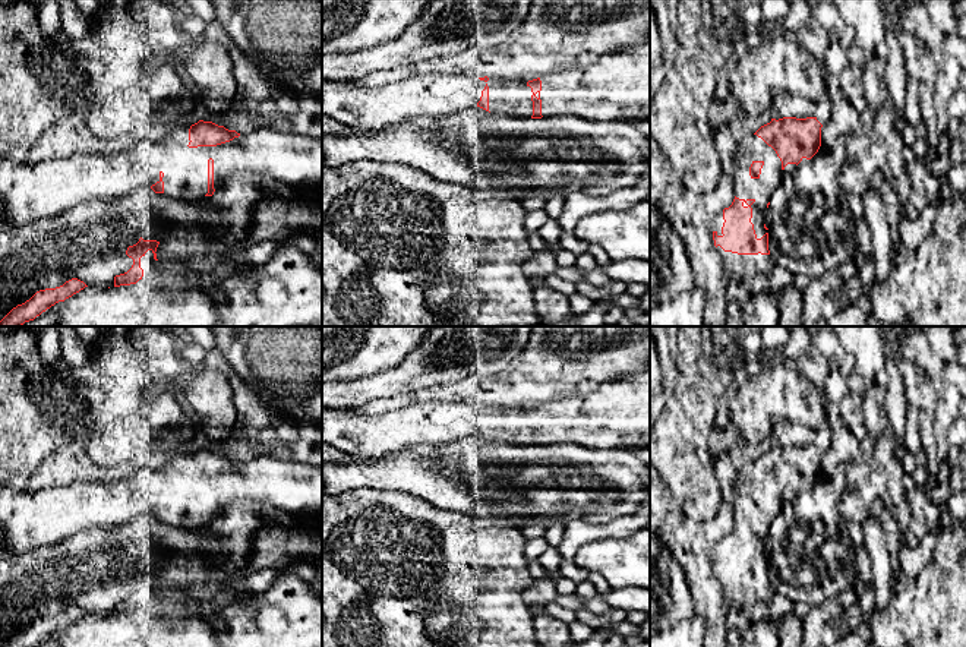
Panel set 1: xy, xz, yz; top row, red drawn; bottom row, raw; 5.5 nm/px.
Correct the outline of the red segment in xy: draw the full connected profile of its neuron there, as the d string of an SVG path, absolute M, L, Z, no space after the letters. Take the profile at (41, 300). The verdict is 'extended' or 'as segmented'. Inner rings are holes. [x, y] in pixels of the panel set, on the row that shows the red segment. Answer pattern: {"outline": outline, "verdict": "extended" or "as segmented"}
{"outline": "M72 278L60 287L40 290L29 300L13 307L0 321L0 326L22 326L25 322L34 321L56 303L64 302L85 287L88 285L83 281Z", "verdict": "as segmented"}

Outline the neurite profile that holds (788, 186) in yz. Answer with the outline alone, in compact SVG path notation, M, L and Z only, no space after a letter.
M787 164L782 173L782 189L787 196L795 196L801 189L793 184L792 176L796 171L796 164Z

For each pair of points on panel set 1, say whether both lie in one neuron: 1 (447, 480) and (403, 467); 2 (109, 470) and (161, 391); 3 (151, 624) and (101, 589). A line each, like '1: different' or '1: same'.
1: same
2: same
3: different

